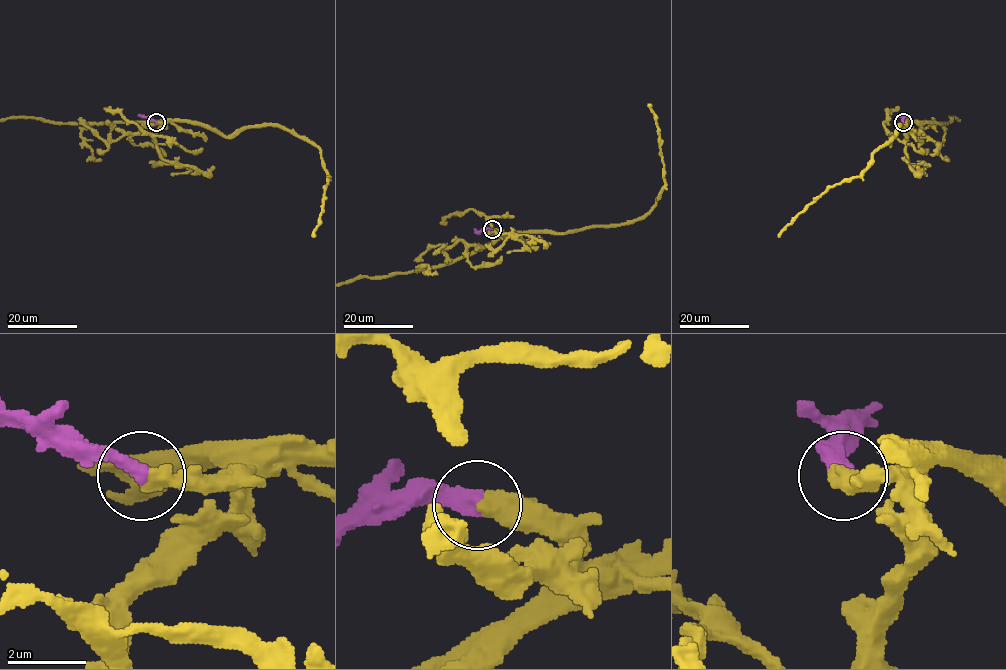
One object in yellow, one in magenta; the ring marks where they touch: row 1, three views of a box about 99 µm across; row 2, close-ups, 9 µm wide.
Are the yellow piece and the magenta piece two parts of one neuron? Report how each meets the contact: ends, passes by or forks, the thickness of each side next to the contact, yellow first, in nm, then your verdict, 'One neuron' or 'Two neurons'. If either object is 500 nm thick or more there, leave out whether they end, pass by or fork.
At the ring yellow ends. At the ring magenta ends. Thickness 460 nm (yellow) against 460 nm. One neuron

